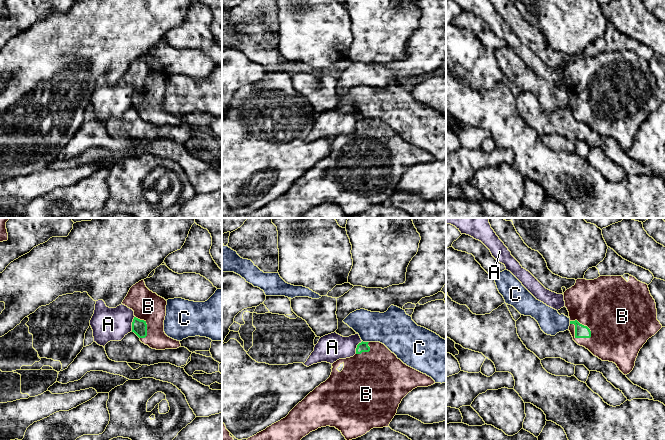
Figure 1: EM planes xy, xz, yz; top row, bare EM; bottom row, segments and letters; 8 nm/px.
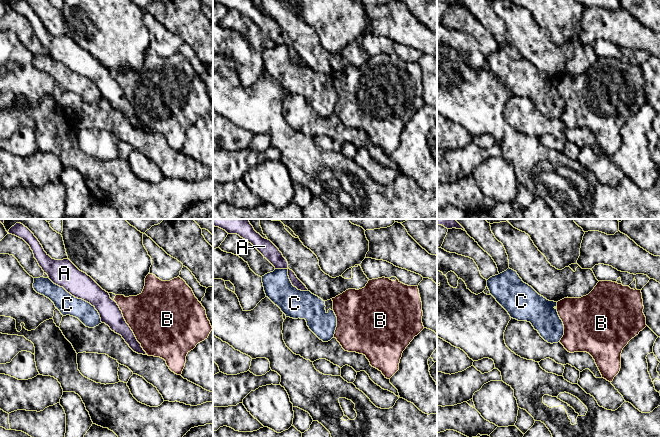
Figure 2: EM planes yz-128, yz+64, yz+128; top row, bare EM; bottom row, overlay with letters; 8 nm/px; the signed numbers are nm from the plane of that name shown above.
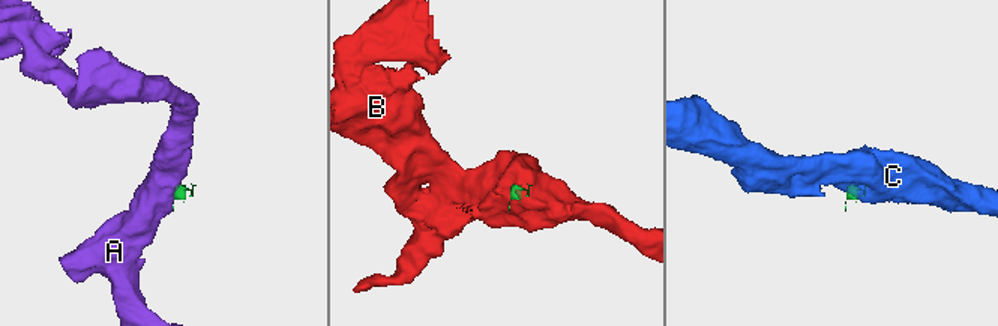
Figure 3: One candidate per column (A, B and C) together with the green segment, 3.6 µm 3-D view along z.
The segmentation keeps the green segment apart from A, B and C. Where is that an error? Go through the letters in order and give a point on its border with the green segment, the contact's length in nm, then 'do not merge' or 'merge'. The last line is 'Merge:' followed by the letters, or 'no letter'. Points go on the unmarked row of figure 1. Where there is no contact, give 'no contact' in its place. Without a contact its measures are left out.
A: xy (132, 99) | 120 nm | do not merge
B: yz (583, 101) | 220 nm | merge
C: xz (365, 118) | 60 nm | do not merge
Merge: B

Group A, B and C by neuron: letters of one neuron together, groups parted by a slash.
A / B / C

